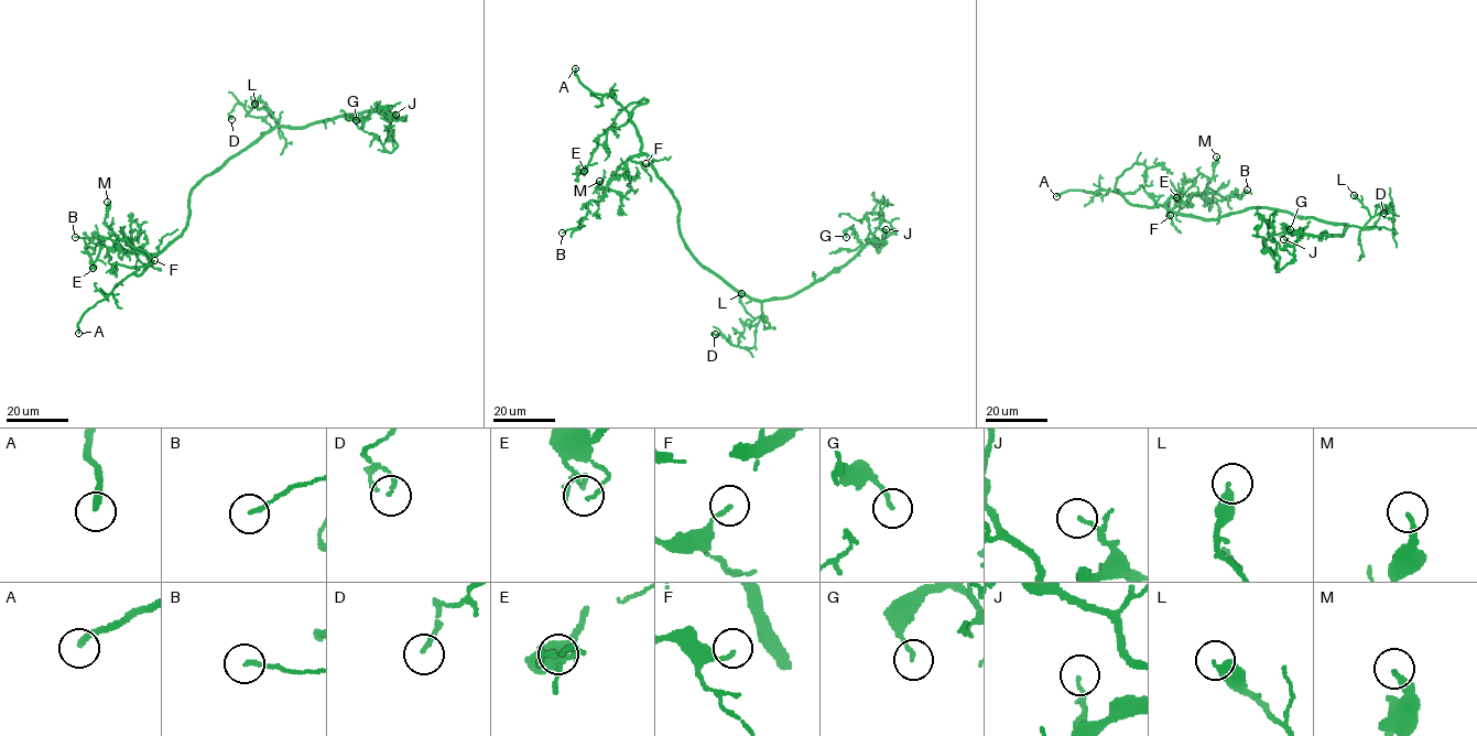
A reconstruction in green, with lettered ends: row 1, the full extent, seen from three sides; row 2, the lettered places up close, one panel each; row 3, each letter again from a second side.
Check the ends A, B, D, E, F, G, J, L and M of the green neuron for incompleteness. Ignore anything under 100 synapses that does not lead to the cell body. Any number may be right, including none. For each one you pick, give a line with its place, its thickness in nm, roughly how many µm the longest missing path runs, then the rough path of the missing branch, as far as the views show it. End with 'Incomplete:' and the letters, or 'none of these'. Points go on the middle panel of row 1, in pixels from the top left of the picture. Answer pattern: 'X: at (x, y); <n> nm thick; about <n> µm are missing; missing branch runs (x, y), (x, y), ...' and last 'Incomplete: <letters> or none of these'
A: at (575, 68); 240 nm thick; about 40 µm are missing; missing branch runs (575, 68), (569, 68), (583, 49), (607, 39), (626, 17)
Incomplete: A

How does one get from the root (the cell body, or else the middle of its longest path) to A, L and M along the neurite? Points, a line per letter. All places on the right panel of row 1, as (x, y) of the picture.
A: (1280, 210), (1249, 208), (1204, 219), (1164, 205), (1129, 204), (1101, 188), (1056, 196)
L: (1280, 210), (1301, 219), (1363, 227), (1370, 215), (1354, 195)
M: (1280, 210), (1249, 208), (1205, 219), (1169, 210), (1164, 205), (1172, 197), (1185, 203), (1204, 191), (1216, 157)

